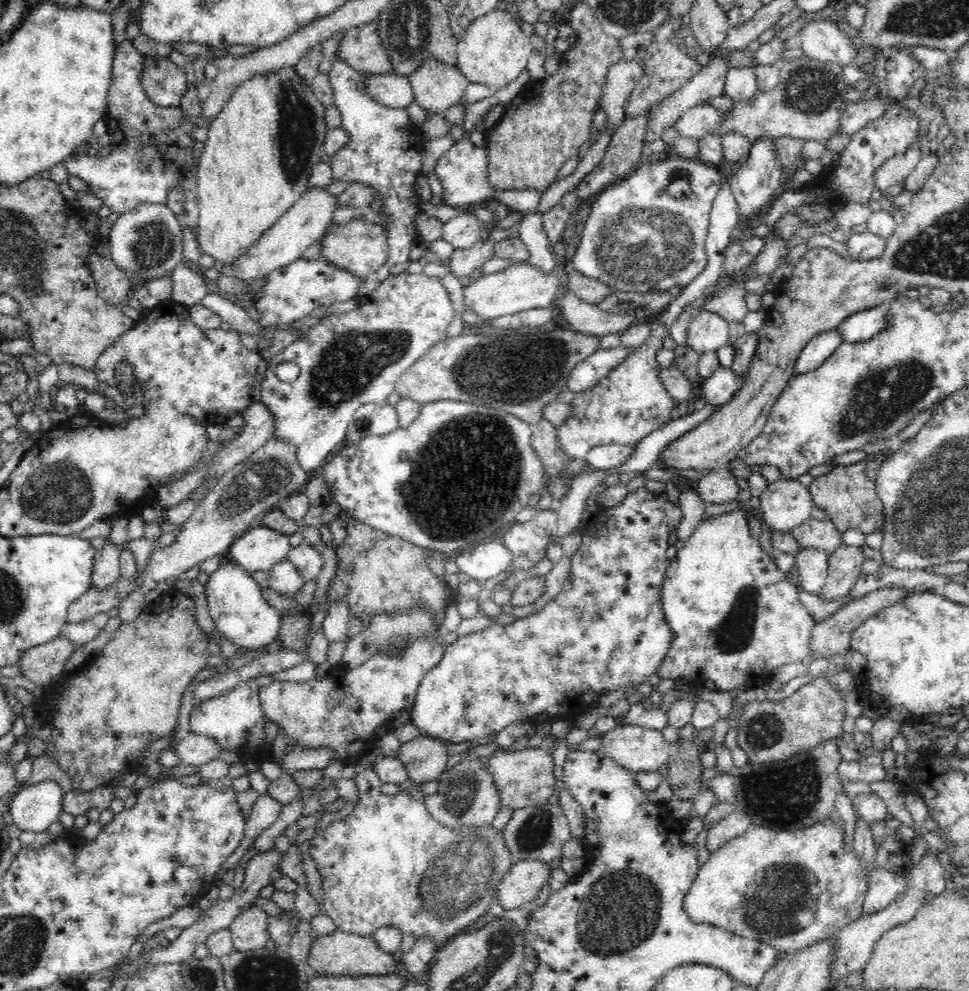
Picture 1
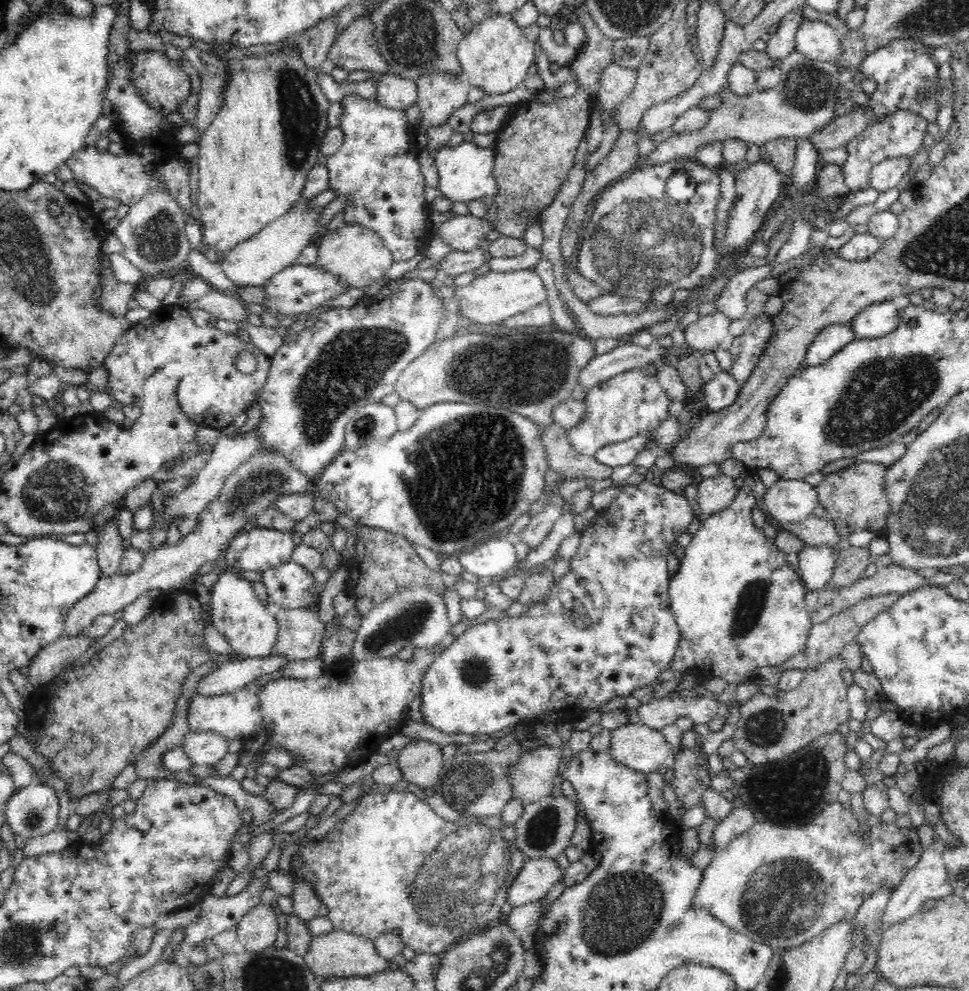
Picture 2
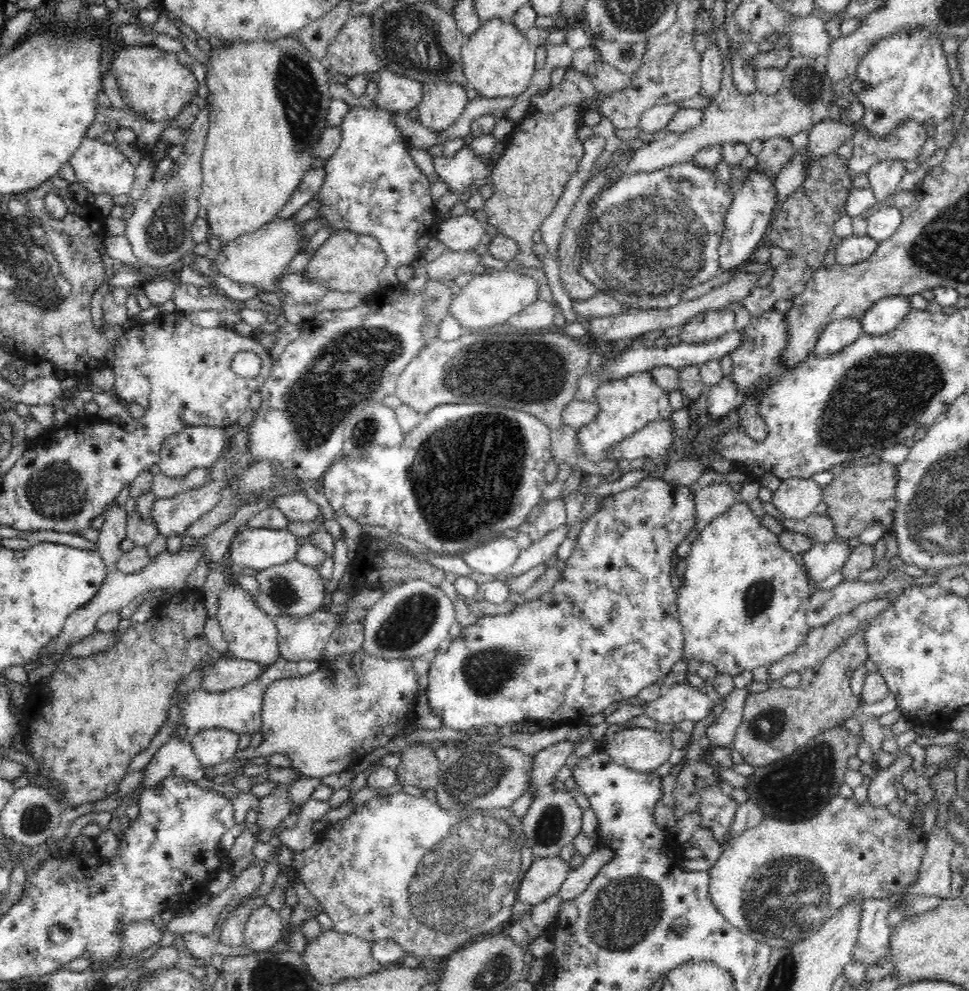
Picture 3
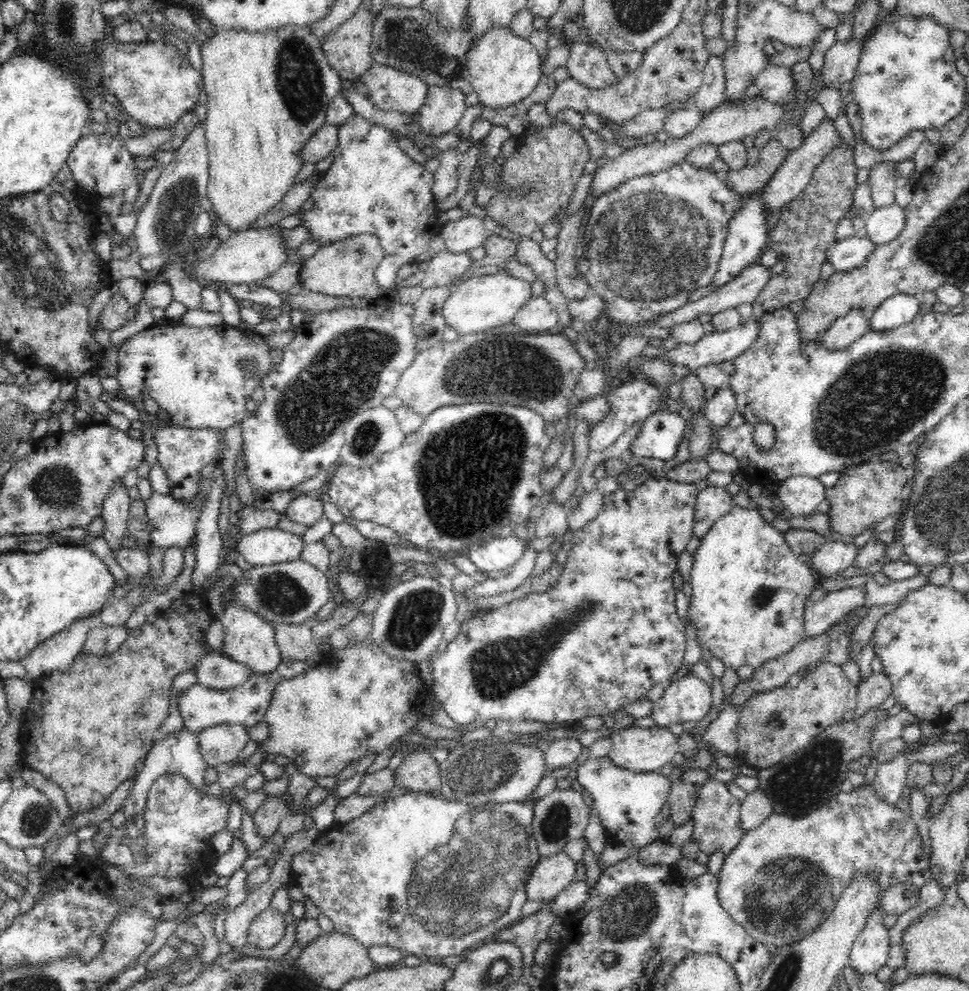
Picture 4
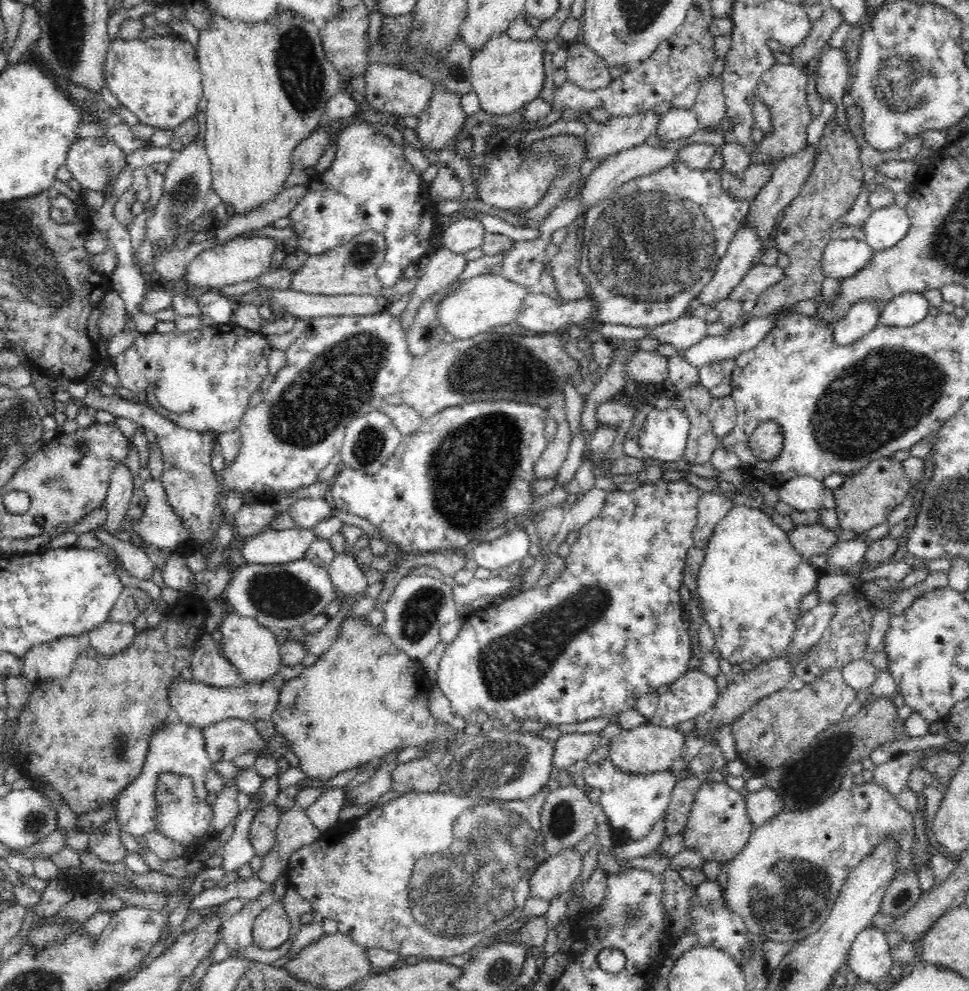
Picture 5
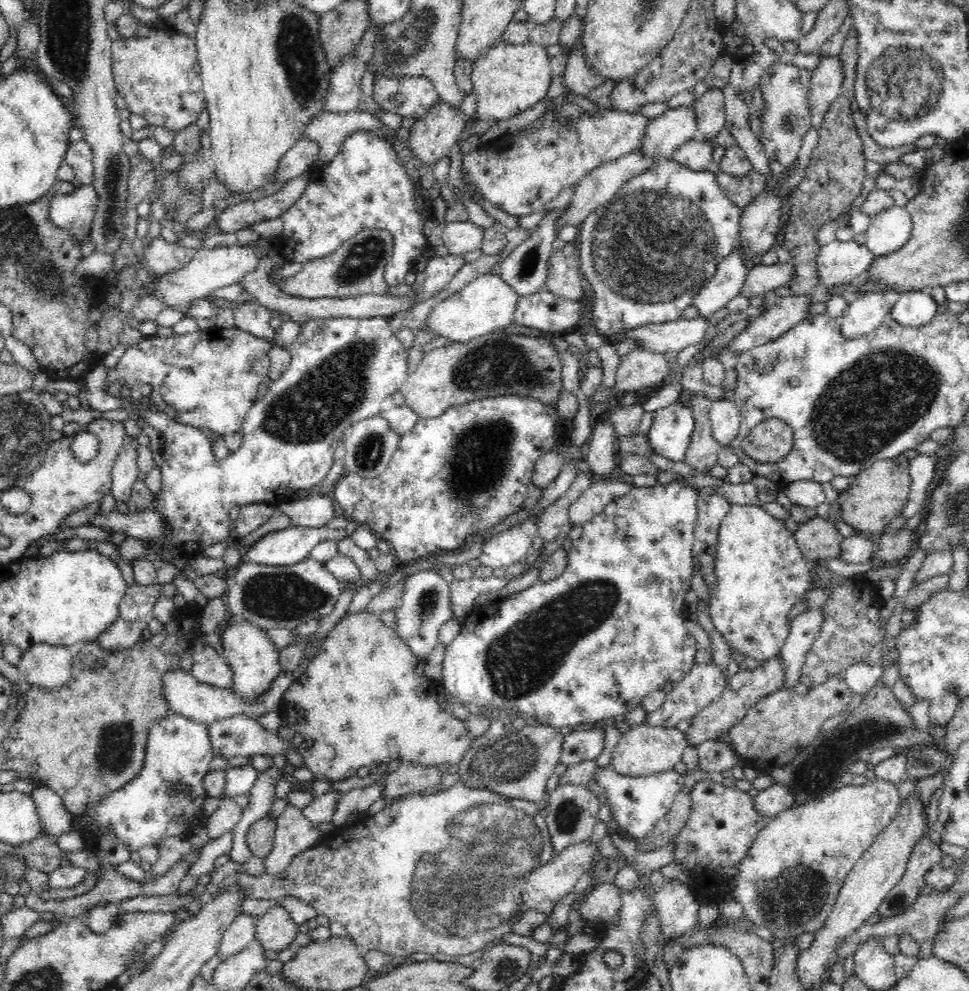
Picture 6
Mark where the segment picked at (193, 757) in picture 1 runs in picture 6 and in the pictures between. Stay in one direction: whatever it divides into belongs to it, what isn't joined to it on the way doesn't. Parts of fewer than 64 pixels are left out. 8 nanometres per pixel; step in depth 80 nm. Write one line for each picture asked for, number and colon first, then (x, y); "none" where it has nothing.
2: (206, 748)
3: (214, 746)
4: (223, 743)
5: (229, 738)
6: (239, 735)

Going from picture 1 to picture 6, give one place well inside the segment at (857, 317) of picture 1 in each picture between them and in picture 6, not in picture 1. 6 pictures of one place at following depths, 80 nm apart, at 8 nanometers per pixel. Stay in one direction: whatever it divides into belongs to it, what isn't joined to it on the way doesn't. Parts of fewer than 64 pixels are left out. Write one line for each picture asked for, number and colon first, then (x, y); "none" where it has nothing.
2: (880, 318)
3: (884, 316)
4: (896, 310)
5: (906, 309)
6: (915, 308)

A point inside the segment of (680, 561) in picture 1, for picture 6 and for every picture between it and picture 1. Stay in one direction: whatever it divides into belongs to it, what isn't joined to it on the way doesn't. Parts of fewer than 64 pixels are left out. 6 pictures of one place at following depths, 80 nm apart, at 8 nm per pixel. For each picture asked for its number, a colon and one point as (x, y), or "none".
2: (739, 606)
3: (744, 605)
4: (749, 590)
5: (751, 582)
6: (761, 573)

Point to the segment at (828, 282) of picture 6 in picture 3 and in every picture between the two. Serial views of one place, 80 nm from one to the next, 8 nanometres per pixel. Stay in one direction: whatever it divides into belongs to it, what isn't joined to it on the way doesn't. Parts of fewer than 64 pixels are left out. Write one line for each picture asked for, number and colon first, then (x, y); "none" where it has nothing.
3: (860, 246)
4: (844, 255)
5: (842, 258)

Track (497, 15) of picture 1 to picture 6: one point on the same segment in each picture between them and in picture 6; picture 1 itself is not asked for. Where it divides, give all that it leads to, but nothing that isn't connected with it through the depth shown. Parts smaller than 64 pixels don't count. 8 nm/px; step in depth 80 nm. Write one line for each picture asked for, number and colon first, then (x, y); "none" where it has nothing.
2: (494, 54)
3: (498, 61)
4: (504, 68)
5: (507, 74)
6: (508, 79)

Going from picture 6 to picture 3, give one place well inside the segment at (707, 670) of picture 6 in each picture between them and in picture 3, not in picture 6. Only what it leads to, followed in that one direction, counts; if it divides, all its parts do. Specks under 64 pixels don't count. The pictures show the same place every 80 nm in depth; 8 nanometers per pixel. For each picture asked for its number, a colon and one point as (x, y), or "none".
3: (677, 703)
4: (688, 699)
5: (691, 695)

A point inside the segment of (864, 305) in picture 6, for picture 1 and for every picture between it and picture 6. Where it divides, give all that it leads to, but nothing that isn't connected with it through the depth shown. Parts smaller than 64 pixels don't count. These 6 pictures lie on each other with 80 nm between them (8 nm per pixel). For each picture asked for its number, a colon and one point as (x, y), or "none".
1: (816, 351)
2: (832, 338)
3: (837, 335)
4: (848, 329)
5: (862, 317)

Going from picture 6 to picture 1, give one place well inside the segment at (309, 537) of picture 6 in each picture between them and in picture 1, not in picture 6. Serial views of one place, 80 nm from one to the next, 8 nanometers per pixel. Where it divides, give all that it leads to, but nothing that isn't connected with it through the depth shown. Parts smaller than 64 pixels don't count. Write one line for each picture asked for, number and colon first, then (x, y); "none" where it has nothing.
1: (260, 548)
2: (256, 548)
3: (261, 548)
4: (268, 546)
5: (271, 546)

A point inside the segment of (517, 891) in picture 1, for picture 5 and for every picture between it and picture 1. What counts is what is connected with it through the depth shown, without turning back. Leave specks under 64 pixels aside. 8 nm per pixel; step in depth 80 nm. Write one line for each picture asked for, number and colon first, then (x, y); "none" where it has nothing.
2: (538, 876)
3: (544, 878)
4: (552, 874)
5: (557, 874)

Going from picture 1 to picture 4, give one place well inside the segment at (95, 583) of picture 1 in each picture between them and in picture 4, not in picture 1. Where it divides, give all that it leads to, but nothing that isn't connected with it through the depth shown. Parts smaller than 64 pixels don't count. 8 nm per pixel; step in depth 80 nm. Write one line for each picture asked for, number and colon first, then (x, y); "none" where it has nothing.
2: (109, 547)
3: (114, 530)
4: (115, 513)

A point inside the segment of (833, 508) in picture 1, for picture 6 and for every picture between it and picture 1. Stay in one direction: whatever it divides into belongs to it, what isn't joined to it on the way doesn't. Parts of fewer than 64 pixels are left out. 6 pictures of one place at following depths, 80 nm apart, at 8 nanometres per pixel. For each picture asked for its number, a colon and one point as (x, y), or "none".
2: (854, 498)
3: (859, 496)
4: (864, 494)
5: (865, 499)
6: (876, 496)

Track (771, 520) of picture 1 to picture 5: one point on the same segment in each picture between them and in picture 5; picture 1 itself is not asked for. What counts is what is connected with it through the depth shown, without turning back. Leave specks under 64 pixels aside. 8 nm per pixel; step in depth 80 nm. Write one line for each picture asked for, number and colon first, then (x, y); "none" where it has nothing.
2: (785, 501)
3: (797, 498)
4: (801, 495)
5: (803, 493)

